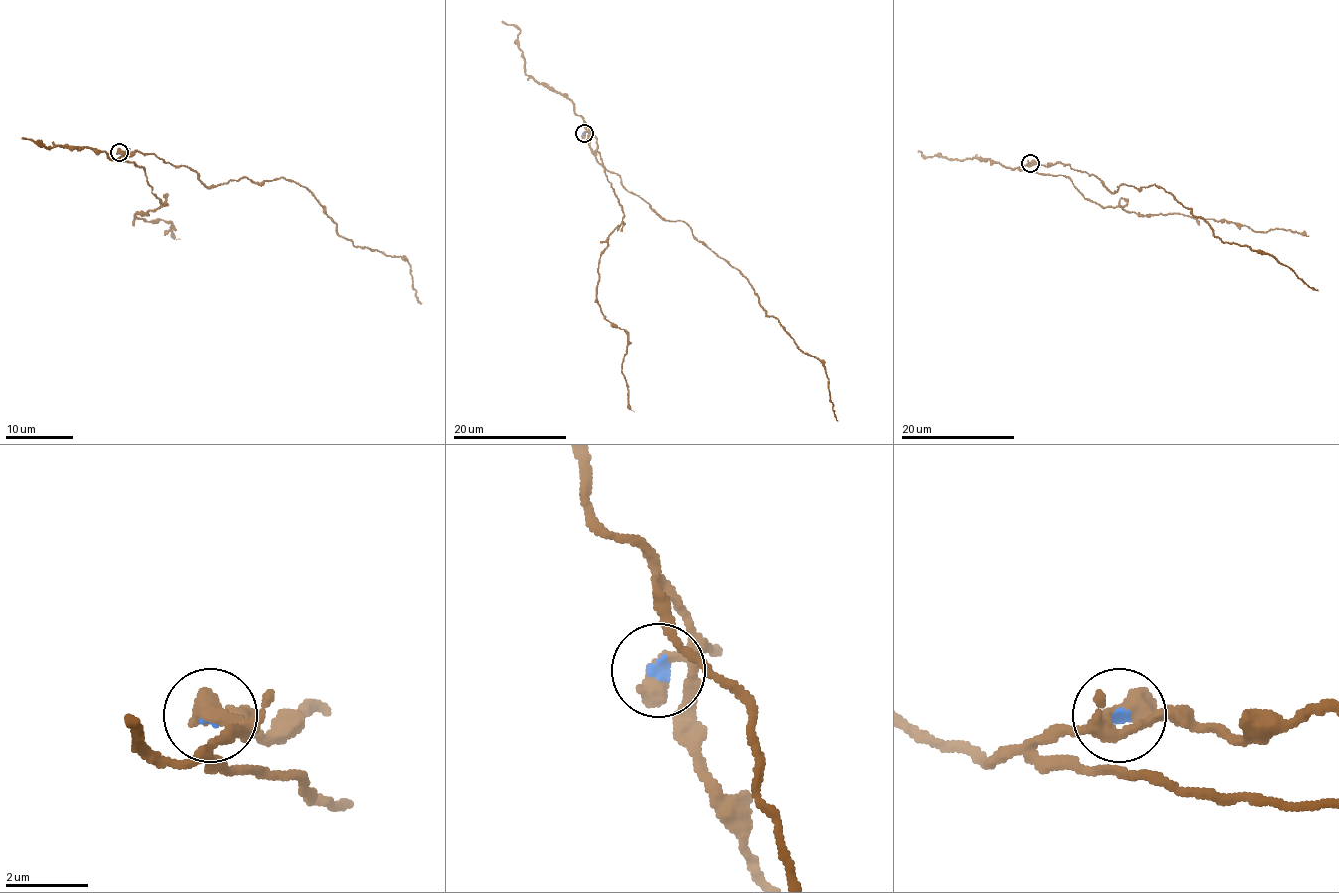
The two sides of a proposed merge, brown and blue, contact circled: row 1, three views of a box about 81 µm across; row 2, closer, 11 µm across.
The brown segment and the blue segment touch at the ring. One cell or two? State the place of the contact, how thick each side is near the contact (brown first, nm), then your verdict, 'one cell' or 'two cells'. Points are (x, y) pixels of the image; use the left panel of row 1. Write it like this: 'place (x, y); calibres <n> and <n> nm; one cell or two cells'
place (119, 152); calibres 440 and 120 nm; one cell

